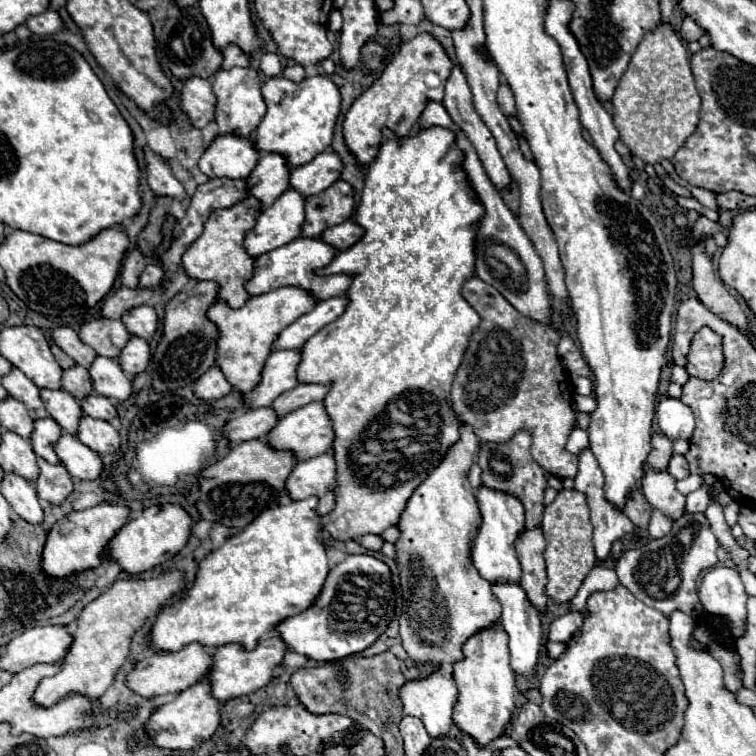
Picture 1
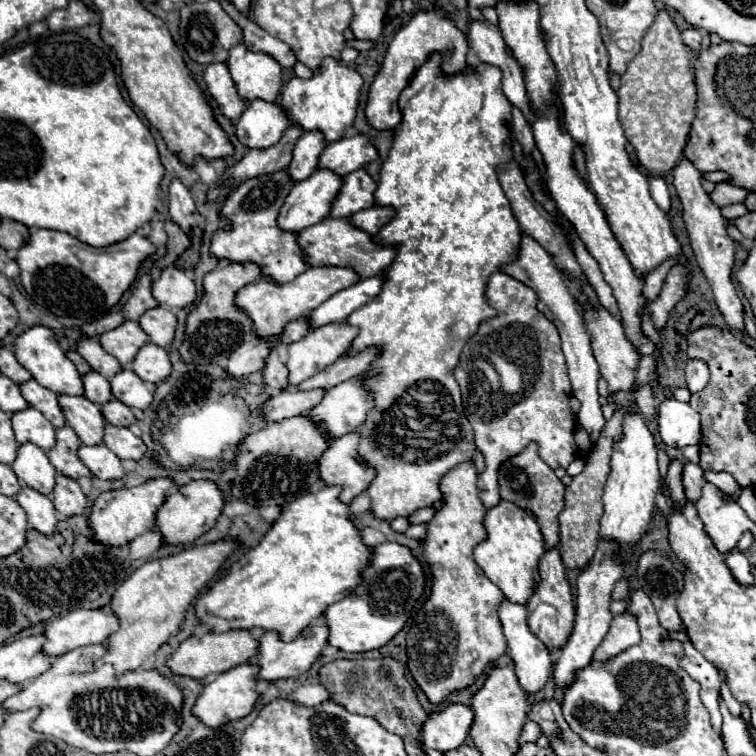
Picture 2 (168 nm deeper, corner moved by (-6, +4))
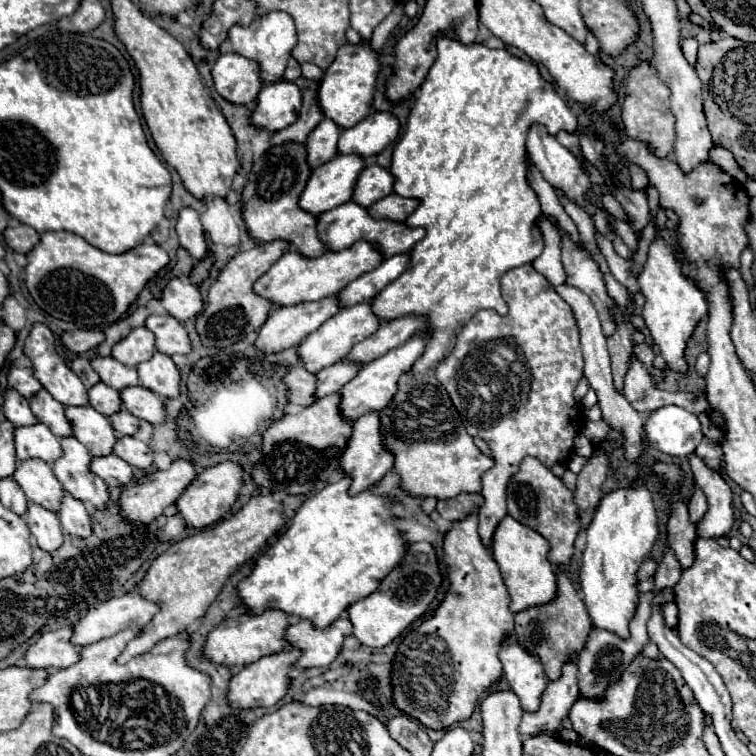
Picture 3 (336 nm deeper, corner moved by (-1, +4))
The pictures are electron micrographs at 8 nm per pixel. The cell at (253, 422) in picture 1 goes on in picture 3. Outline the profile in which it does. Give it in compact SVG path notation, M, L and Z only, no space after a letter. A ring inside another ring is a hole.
M339 361L331 367L325 367L317 373L317 389L315 389L315 399L321 399L325 395L337 393L339 387L343 387L343 383L347 383L347 379L351 379L351 375L355 375L355 371L359 371L359 367L347 367L347 363Z

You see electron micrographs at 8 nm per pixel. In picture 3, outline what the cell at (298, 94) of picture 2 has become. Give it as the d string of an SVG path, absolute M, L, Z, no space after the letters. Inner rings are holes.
M369 43L365 45L343 45L337 49L335 61L323 71L319 85L317 85L317 103L321 107L321 113L335 121L341 129L349 129L355 123L359 123L369 113L369 103L375 89L379 59L377 53L369 49Z

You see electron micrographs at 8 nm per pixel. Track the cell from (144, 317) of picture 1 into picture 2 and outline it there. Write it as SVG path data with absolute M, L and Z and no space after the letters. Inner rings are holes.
M166 307L150 309L140 317L138 323L148 333L150 341L154 345L158 345L158 347L166 347L166 345L170 345L174 341L178 319L170 309L166 309Z

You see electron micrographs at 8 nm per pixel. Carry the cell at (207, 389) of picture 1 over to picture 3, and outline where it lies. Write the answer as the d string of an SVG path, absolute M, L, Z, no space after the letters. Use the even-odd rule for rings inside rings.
M327 297L315 303L301 303L295 307L279 307L273 309L271 315L267 317L267 321L263 323L263 327L259 329L259 335L255 339L255 349L259 349L263 355L271 355L271 353L281 353L289 347L299 345L311 331L319 329L329 317L333 317L339 311L337 299L335 297Z

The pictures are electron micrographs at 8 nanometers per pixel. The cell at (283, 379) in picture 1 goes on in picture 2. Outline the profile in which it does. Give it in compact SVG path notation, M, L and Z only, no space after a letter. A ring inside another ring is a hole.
M346 321L330 323L312 329L304 339L292 343L288 347L286 363L290 369L290 387L298 387L304 379L320 373L324 367L342 357L352 345L352 339L358 335L358 331L358 327L352 327Z

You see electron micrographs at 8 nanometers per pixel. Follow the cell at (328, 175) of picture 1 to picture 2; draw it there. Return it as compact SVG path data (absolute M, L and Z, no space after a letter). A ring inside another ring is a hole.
M356 133L336 143L328 143L328 147L320 155L320 167L332 169L344 177L360 167L366 167L376 159L378 159L378 149L374 147L372 139L368 135Z

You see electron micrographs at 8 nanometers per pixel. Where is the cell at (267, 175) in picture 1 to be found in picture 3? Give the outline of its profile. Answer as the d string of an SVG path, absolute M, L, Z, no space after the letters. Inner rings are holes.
M323 119L307 137L307 163L311 169L317 169L319 165L327 163L337 155L337 139L339 139L339 127L331 123L331 119Z

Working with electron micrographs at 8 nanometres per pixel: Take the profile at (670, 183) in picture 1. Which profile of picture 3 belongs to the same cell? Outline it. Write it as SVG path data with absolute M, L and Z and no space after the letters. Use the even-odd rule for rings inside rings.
M713 147L713 149L709 151L709 163L721 167L725 173L729 173L733 179L737 179L737 181L741 181L741 183L747 181L747 175L743 175L743 171L741 171L741 167L735 163L733 155L731 155L727 149L723 149L723 147Z

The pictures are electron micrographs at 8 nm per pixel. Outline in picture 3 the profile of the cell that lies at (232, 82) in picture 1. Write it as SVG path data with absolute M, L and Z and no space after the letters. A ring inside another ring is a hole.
M273 11L267 15L257 15L249 27L231 27L229 31L229 43L233 53L247 57L251 61L257 61L259 65L259 77L263 83L275 83L283 77L283 71L287 67L287 59L291 55L291 49L297 43L295 37L295 25L291 15L283 11Z

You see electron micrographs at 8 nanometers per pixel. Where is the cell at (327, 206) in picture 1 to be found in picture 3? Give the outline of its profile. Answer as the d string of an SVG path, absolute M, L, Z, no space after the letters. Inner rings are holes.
M373 163L359 173L351 201L361 207L369 207L371 203L375 203L391 193L393 193L391 191L391 173Z

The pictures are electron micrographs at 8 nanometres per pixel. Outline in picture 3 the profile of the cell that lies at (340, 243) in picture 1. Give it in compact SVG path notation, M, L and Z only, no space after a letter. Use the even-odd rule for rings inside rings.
M391 193L391 195L379 199L377 203L373 203L367 211L373 219L389 219L389 221L403 223L407 219L407 215L411 215L411 211L415 211L415 199L403 199L395 193Z

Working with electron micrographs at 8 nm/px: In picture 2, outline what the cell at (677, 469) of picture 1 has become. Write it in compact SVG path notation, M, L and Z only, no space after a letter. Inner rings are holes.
M686 463L684 465L684 489L686 489L686 497L688 501L696 503L700 499L700 491L702 491L702 485L704 485L704 477L702 477L702 469L700 465L694 465L694 463Z

